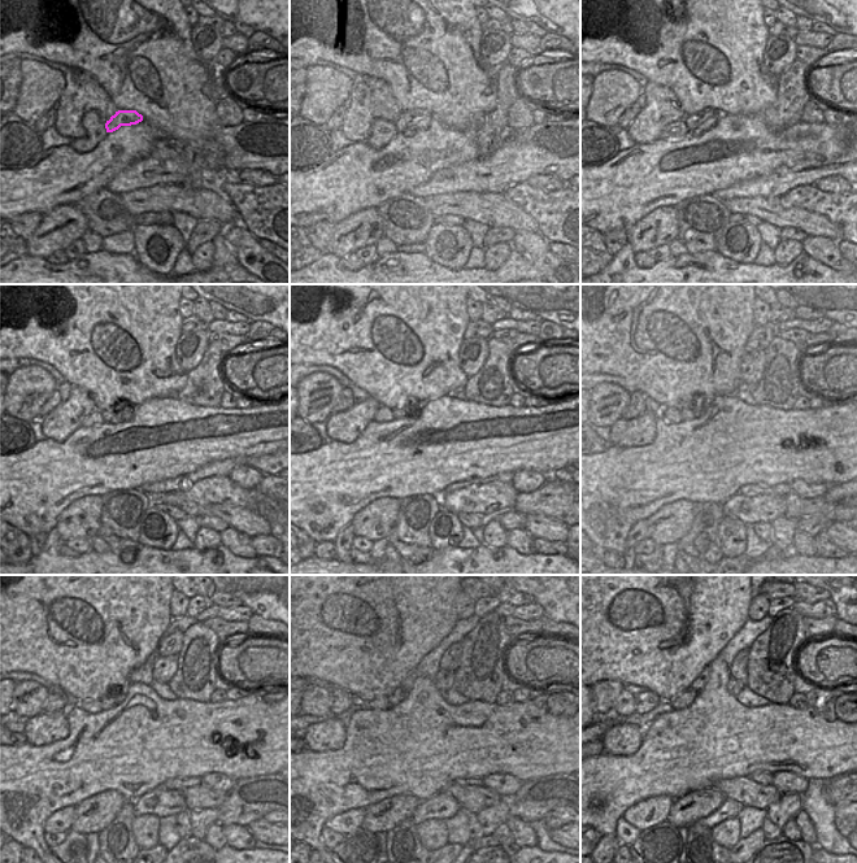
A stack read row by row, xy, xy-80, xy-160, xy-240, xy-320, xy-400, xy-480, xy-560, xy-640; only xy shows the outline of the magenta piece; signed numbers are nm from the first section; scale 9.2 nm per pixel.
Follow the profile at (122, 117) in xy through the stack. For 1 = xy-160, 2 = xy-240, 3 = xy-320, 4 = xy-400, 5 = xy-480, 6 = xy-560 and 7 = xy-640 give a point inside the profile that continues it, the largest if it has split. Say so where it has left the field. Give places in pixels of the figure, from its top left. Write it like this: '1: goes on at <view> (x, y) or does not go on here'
1: goes on at xy-160 (694, 121)
2: goes on at xy-240 (116, 412)
3: goes on at xy-320 (397, 414)
4: goes on at xy-400 (699, 408)
5: goes on at xy-480 (114, 697)
6: goes on at xy-560 (401, 692)
7: goes on at xy-640 (699, 683)

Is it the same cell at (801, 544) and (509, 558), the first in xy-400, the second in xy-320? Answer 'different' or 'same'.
different

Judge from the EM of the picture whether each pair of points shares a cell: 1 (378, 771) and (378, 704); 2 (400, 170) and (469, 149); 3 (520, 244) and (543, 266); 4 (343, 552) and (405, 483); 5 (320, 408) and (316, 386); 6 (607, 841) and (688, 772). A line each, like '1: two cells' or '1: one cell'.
1: two cells
2: one cell
3: one cell
4: two cells
5: one cell
6: two cells

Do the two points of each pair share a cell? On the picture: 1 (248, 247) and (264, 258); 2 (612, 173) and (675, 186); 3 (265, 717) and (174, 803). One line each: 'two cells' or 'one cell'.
1: one cell
2: one cell
3: two cells

